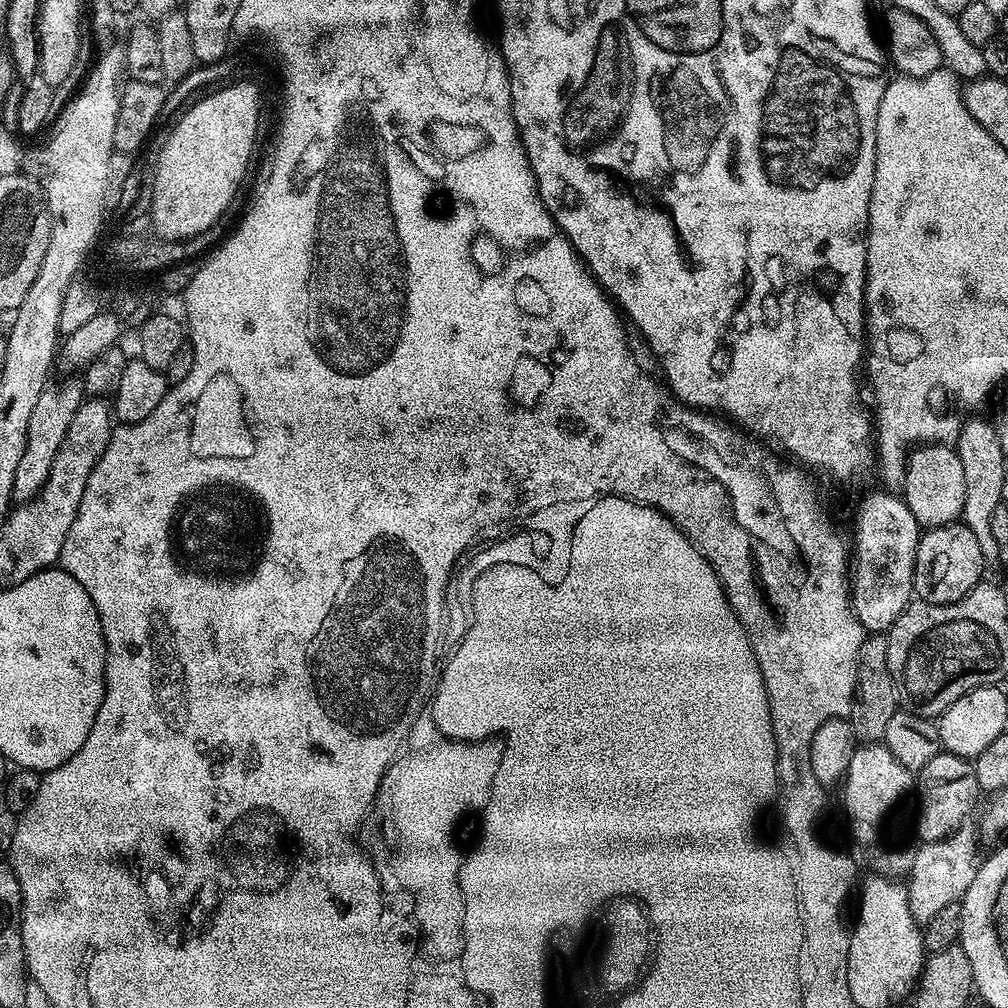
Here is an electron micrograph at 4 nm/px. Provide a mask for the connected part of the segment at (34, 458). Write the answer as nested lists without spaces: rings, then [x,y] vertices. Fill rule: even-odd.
[[[79,379],[60,380],[57,384],[55,381],[49,383],[48,387],[42,390],[38,403],[35,404],[33,412],[30,413],[30,422],[26,430],[26,450],[22,450],[22,459],[18,461],[18,470],[14,470],[12,494],[17,501],[29,500],[40,491],[40,488],[46,482],[50,466],[54,466],[54,454],[58,454],[58,446],[62,446],[62,438],[66,438],[66,430],[70,430],[70,422],[74,422],[74,414],[78,414],[78,410],[85,399],[86,391]]]

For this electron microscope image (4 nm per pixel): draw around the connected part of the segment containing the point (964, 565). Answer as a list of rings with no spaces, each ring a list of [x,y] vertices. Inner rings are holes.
[[[962,522],[942,524],[920,533],[912,587],[915,595],[931,604],[953,604],[958,602],[974,585],[981,583],[986,558],[974,530]]]

